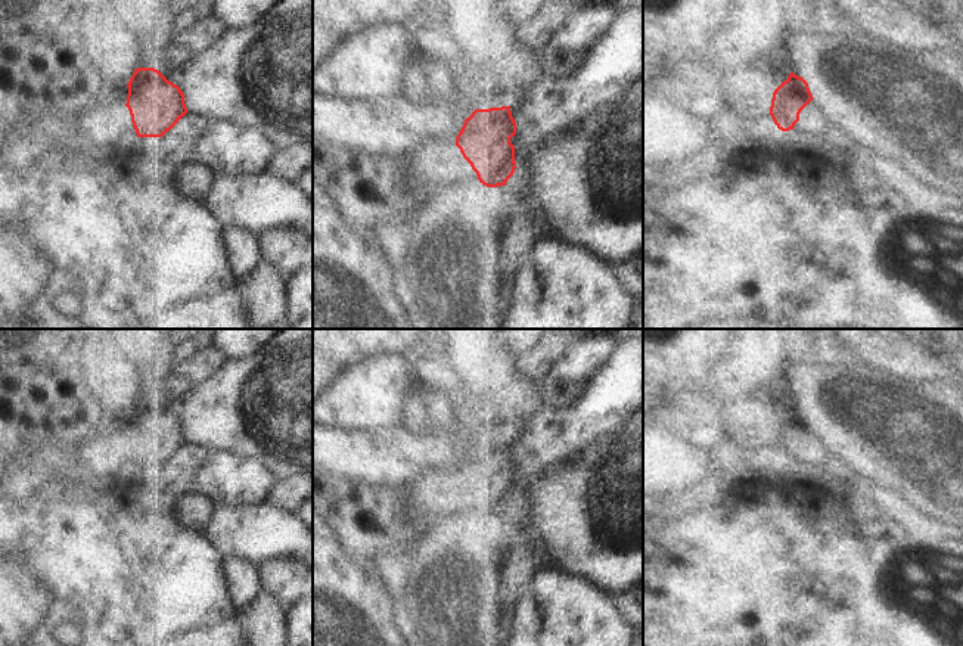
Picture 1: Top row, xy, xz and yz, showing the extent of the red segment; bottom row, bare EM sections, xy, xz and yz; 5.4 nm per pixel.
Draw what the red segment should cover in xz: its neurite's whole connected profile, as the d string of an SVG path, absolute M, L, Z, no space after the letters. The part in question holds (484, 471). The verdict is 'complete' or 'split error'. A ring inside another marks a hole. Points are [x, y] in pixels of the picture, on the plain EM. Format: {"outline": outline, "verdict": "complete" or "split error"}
{"outline": "M501 437L475 440L465 450L454 473L429 468L420 472L413 482L406 484L416 527L422 531L425 527L465 519L475 513L482 513L487 518L506 516L516 499L515 476L510 473L515 465L516 453L510 437Z", "verdict": "split error"}

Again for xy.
{"outline": "M137 398L122 440L94 438L74 451L74 473L88 482L125 479L134 468L162 468L186 444L184 425L155 398Z", "verdict": "split error"}

